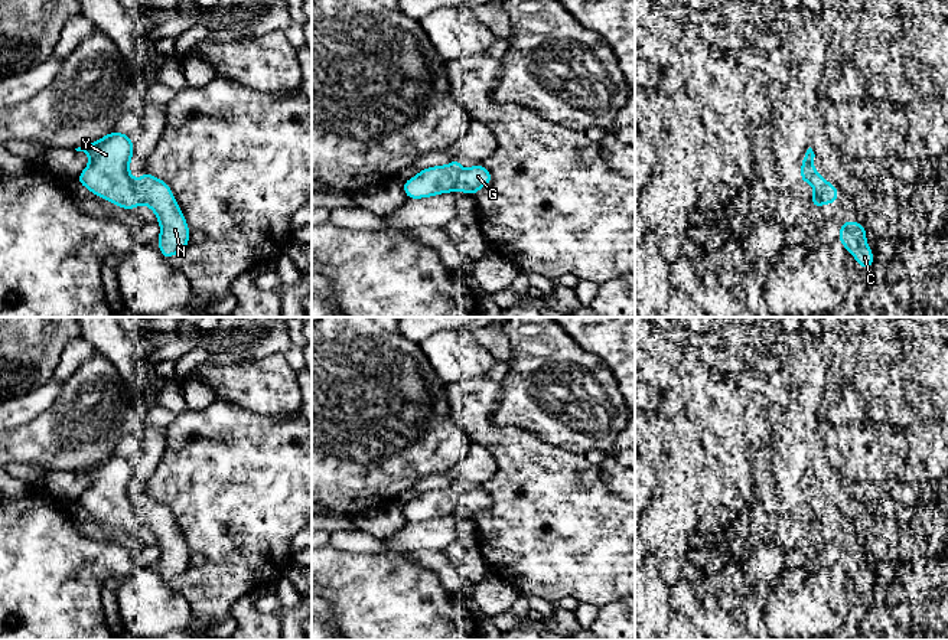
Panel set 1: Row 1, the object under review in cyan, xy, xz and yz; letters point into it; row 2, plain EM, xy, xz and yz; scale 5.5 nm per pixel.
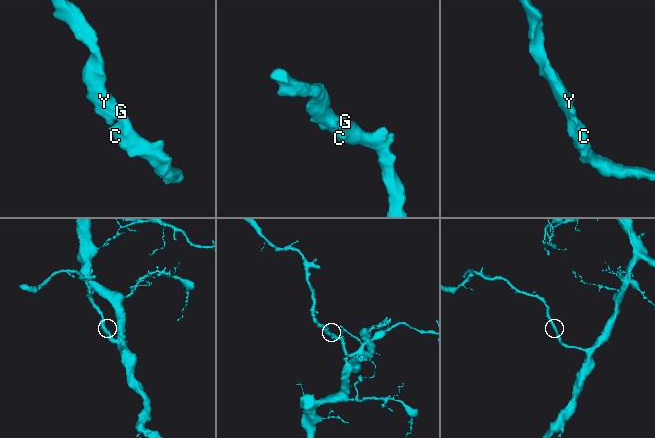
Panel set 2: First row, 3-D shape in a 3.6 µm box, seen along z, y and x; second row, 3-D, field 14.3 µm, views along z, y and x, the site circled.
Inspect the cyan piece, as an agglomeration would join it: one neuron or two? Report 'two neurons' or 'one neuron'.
one neuron

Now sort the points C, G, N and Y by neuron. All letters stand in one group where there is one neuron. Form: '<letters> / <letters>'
C G N Y

